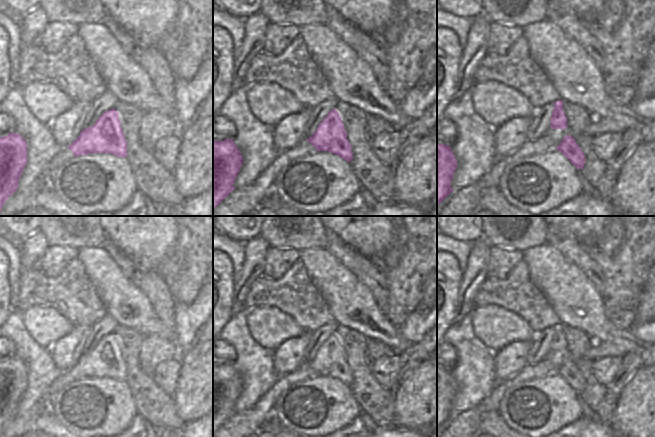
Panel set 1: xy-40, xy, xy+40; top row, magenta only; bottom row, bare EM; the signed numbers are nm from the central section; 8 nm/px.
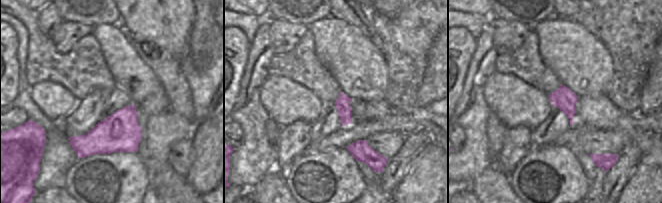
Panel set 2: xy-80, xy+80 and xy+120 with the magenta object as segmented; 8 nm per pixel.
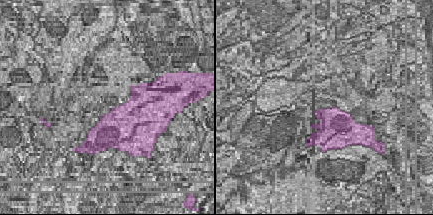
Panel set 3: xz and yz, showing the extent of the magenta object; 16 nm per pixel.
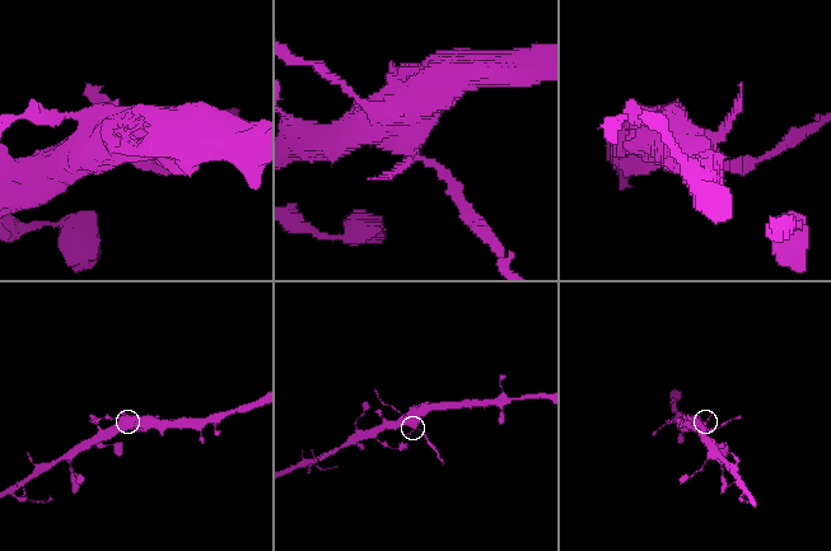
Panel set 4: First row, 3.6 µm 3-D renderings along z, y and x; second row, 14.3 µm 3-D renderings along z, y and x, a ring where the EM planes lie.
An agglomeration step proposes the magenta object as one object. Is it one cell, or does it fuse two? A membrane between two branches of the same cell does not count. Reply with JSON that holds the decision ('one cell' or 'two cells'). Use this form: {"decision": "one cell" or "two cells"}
{"decision": "two cells"}

